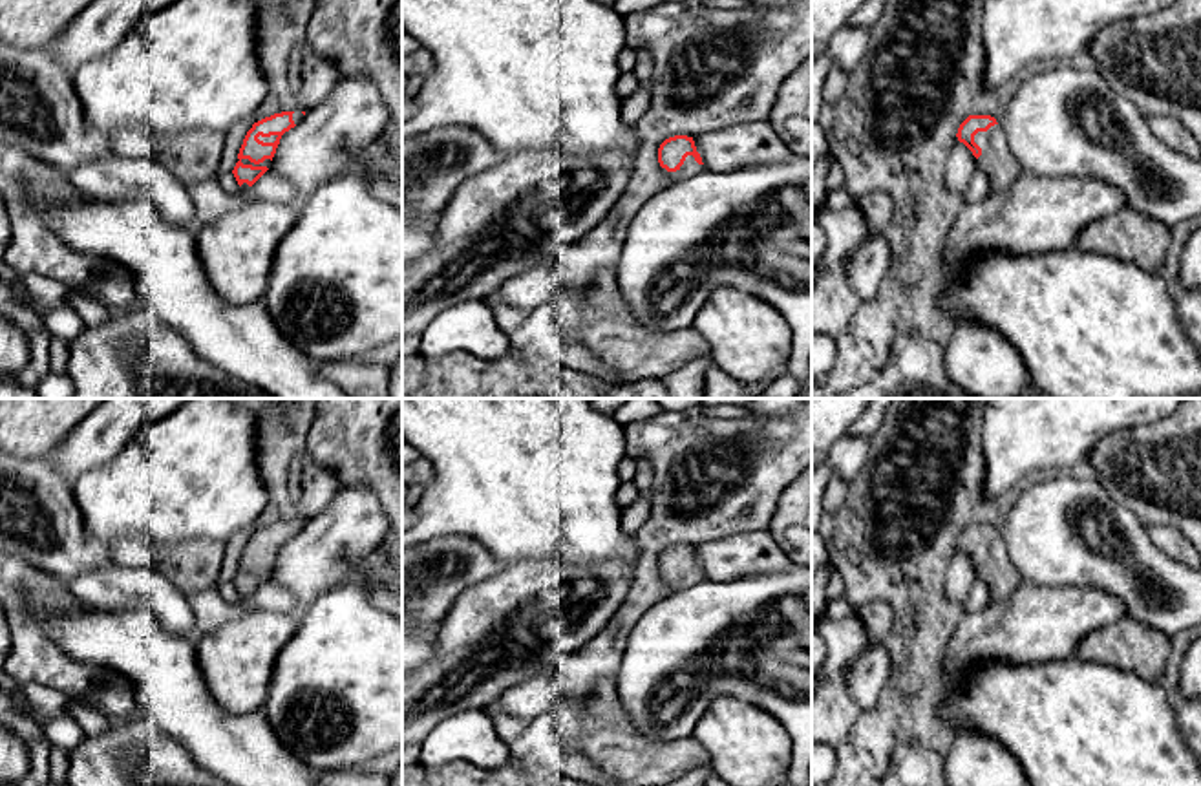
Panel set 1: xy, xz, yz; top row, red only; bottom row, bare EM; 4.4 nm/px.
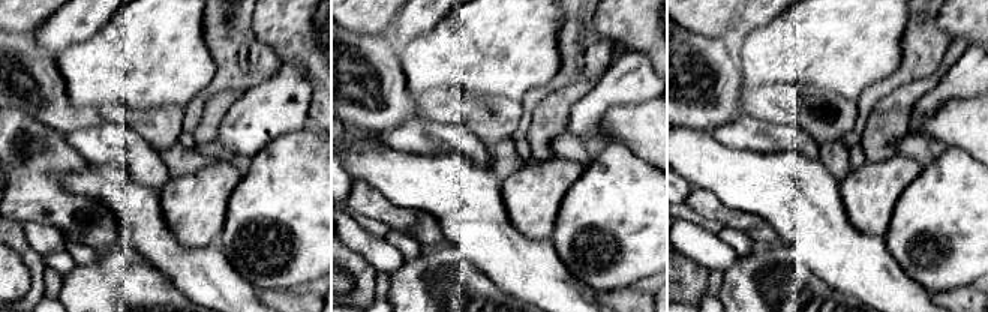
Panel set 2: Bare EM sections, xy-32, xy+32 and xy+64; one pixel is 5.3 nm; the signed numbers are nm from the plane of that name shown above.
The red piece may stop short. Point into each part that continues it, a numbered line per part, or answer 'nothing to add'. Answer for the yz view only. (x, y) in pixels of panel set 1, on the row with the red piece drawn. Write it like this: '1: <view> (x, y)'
1: yz (997, 161)

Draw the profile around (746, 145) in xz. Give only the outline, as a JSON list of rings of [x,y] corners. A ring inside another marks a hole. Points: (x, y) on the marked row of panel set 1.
[[[770,121],[700,133],[693,141],[704,166],[717,172],[782,163],[793,155]]]

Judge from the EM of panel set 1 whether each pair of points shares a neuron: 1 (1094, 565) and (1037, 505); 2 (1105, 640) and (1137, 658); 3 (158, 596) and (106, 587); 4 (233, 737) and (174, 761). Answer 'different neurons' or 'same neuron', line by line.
1: same neuron
2: same neuron
3: same neuron
4: different neurons

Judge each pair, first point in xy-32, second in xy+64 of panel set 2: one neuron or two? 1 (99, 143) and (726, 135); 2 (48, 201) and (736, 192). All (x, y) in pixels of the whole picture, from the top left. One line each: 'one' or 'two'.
1: one
2: two

